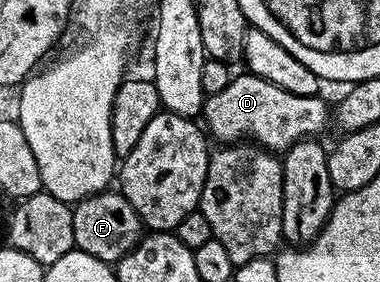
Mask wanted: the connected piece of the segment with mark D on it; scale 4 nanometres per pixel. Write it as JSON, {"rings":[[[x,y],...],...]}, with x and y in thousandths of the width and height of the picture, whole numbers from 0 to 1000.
{"rings":[[[650,252],[629,270],[621,262],[584,330],[547,340],[534,369],[532,411],[553,482],[582,493],[579,504],[613,507],[661,472],[668,504],[700,532],[739,543],[789,493],[837,482],[868,440],[871,387],[845,348],[837,333],[761,330]]]}

